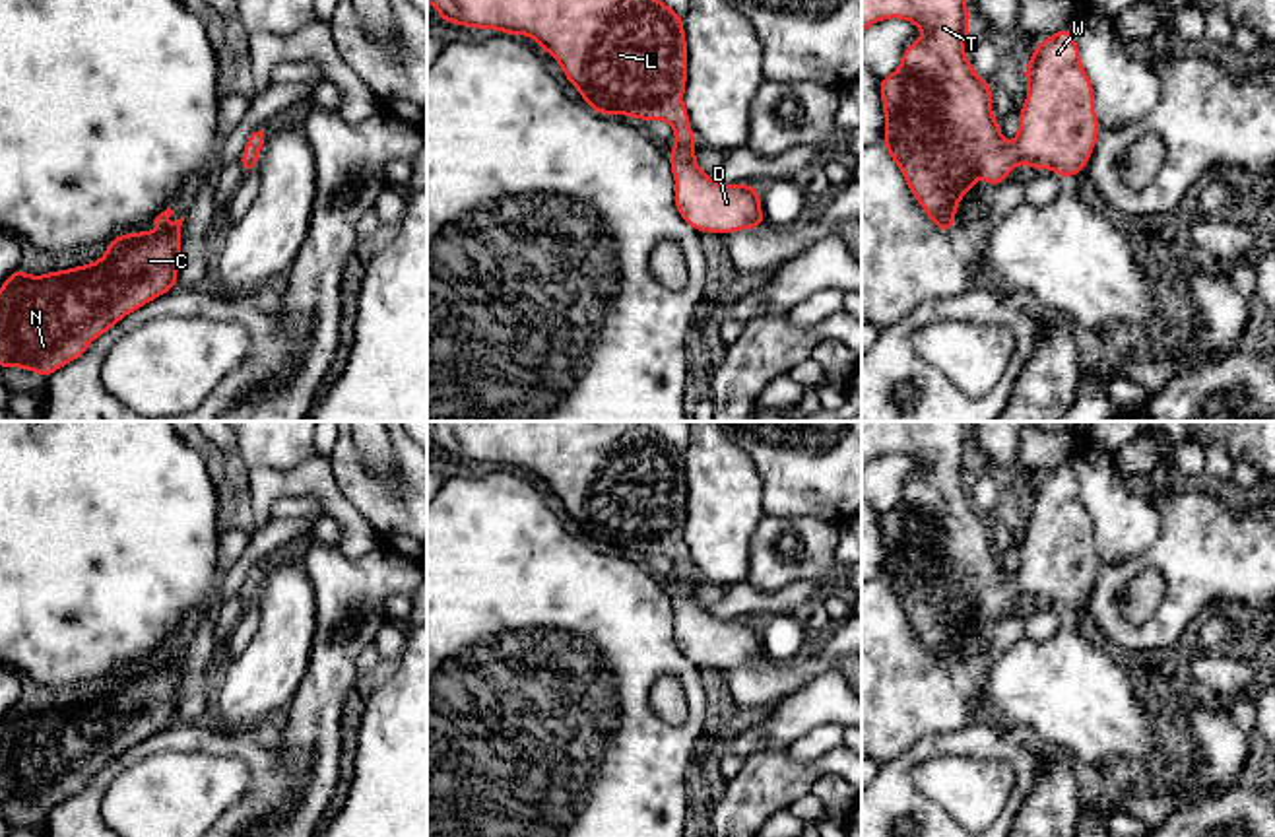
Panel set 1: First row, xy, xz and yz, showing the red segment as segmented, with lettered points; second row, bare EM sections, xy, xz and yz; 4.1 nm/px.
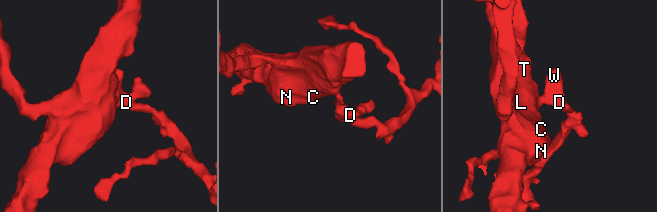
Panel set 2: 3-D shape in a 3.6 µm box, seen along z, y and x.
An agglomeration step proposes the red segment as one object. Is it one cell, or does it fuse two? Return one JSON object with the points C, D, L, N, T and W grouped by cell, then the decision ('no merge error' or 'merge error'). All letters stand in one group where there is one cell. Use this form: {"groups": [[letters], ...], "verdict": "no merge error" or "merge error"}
{"groups": [["C", "D", "L", "N", "T", "W"]], "verdict": "no merge error"}

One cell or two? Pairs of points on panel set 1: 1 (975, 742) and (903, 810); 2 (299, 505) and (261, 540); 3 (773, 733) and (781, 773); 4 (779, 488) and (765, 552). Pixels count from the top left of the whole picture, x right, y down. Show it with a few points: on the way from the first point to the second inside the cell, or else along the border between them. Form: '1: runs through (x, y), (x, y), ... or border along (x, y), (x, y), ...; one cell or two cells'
1: runs through (946, 742), (920, 750), (903, 768), (903, 781); one cell
2: border along (272, 515), (317, 517); two cells
3: border along (786, 746), (759, 750); two cells
4: border along (765, 513), (819, 517); two cells

